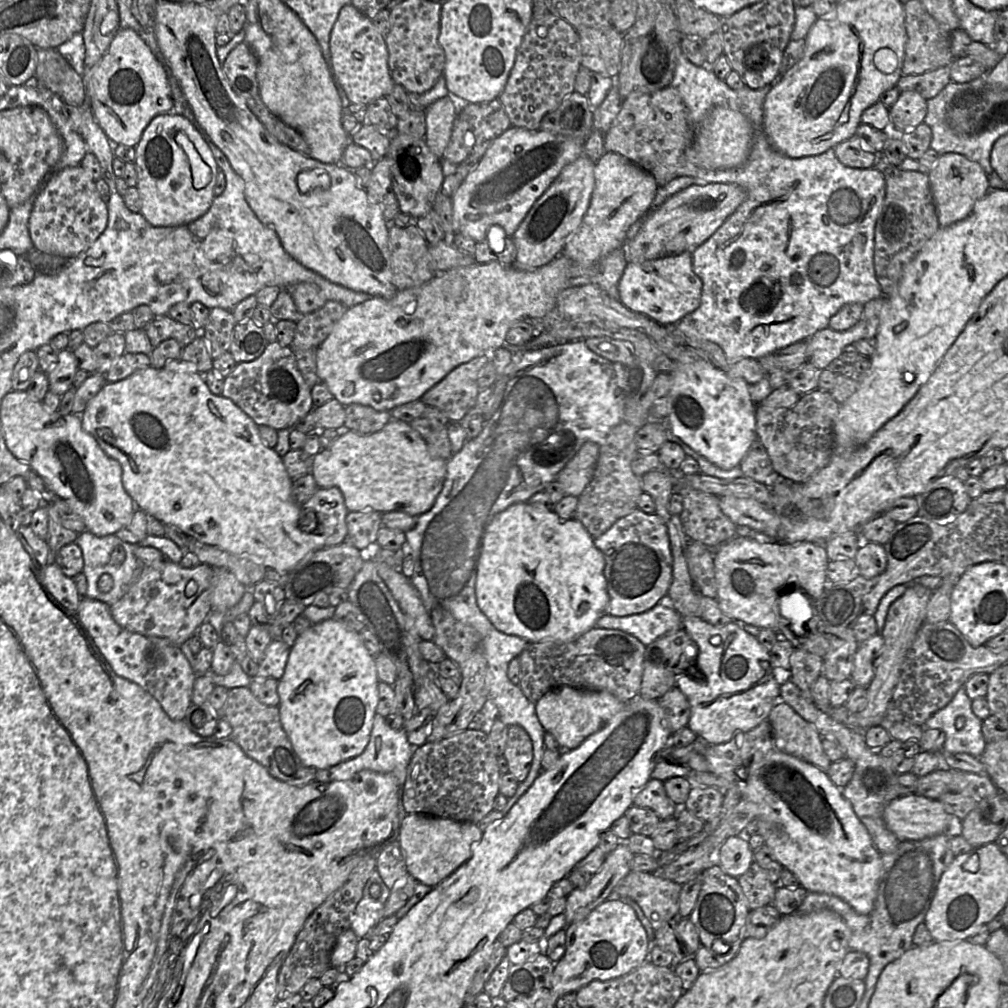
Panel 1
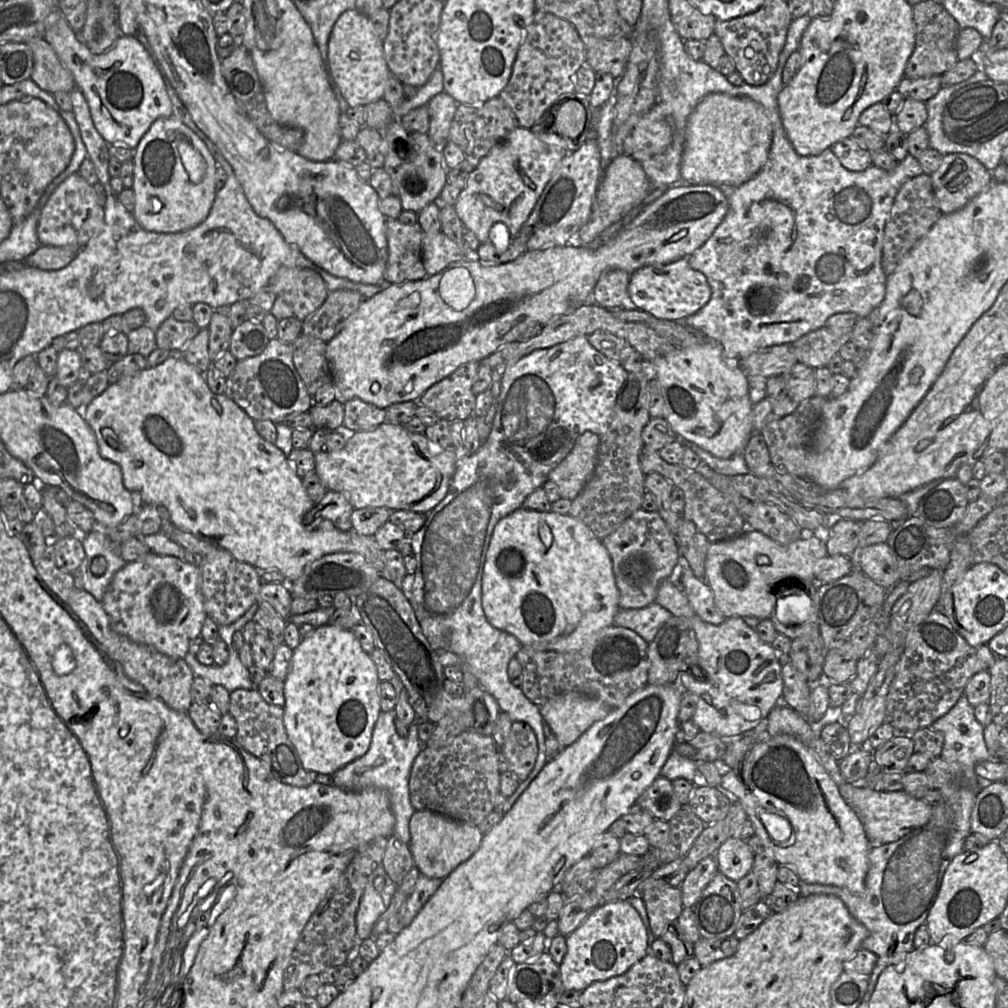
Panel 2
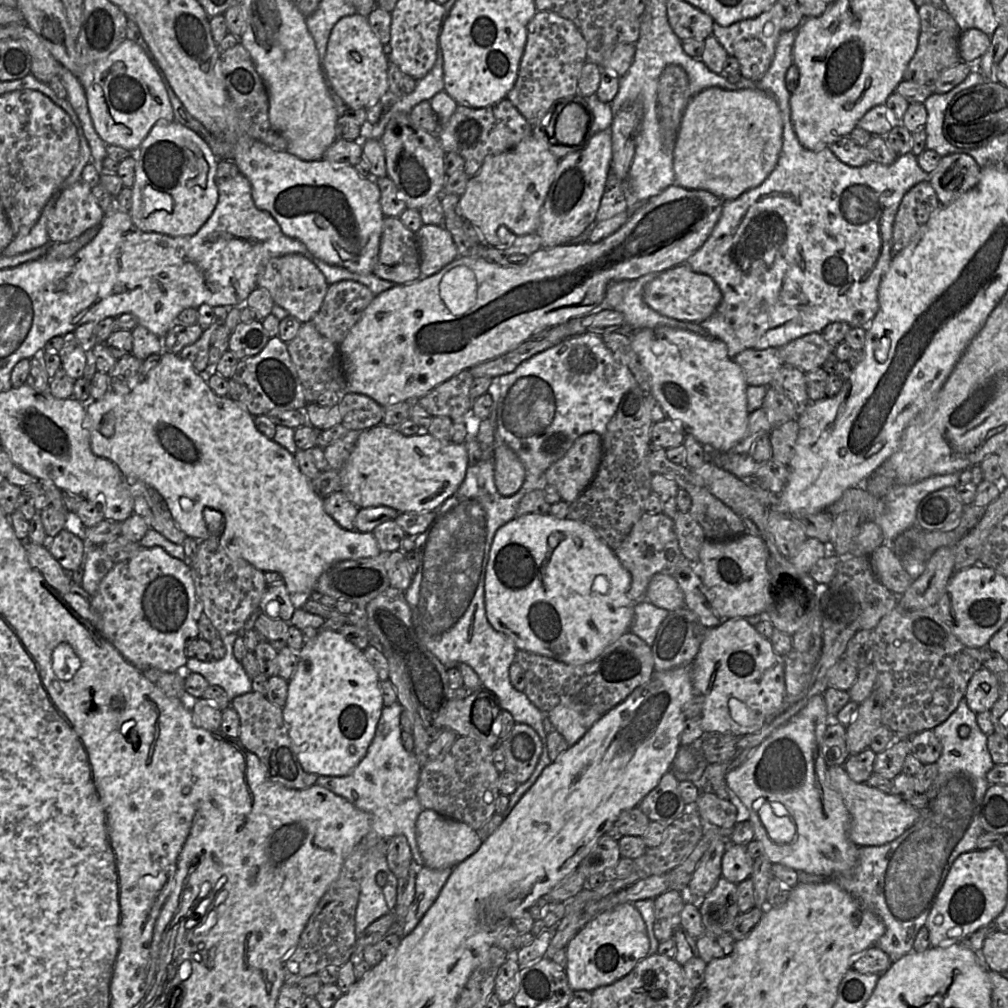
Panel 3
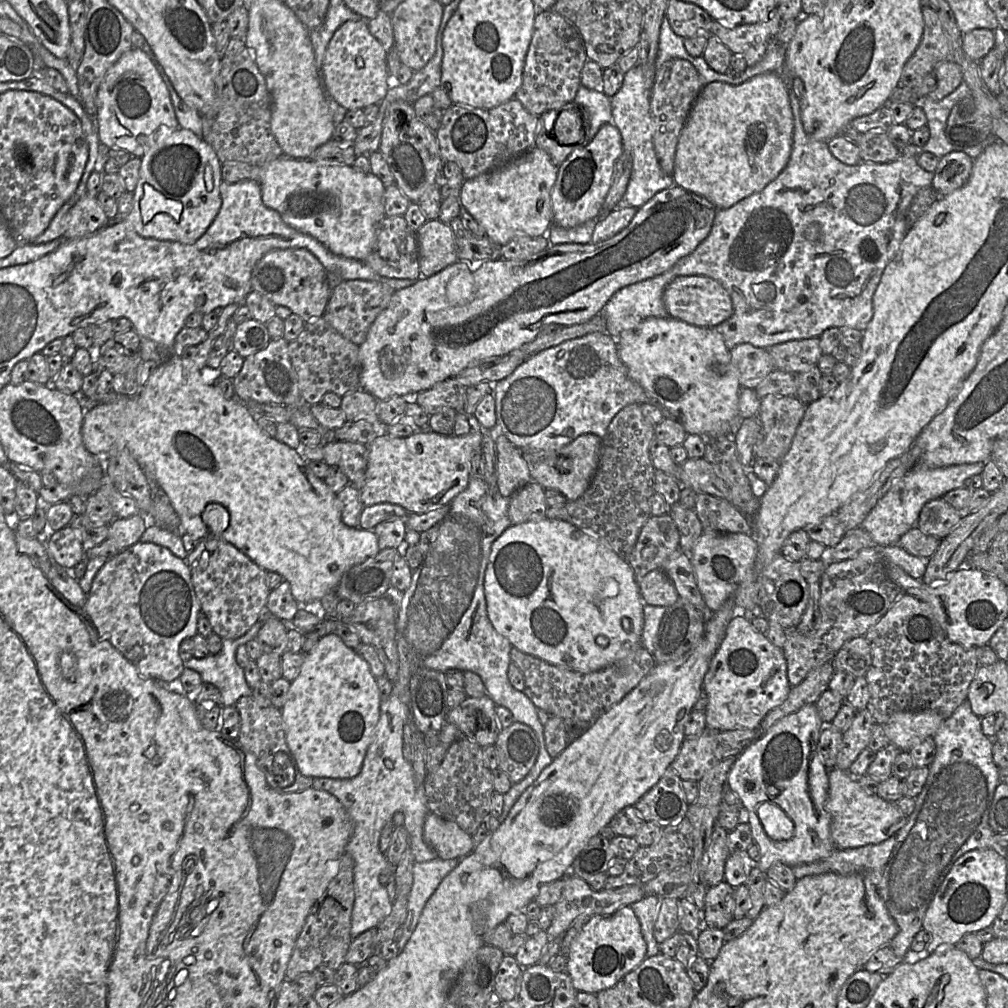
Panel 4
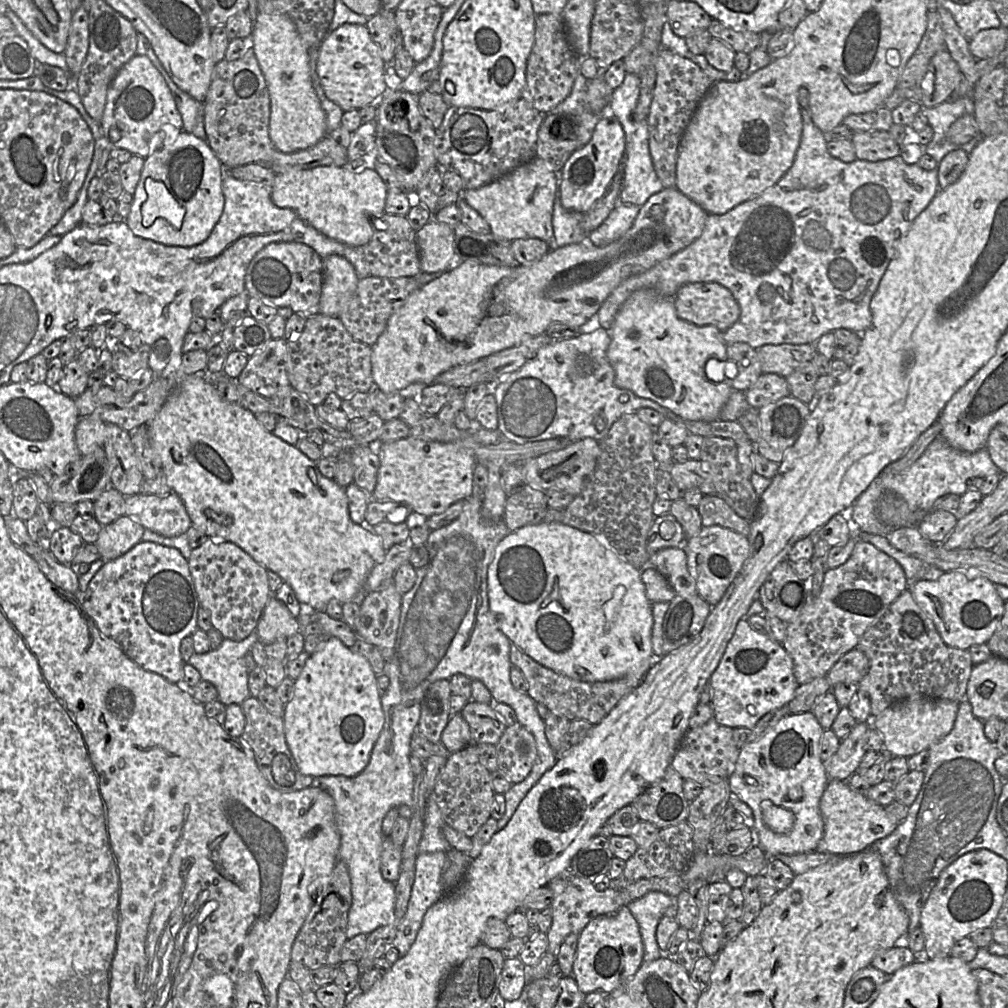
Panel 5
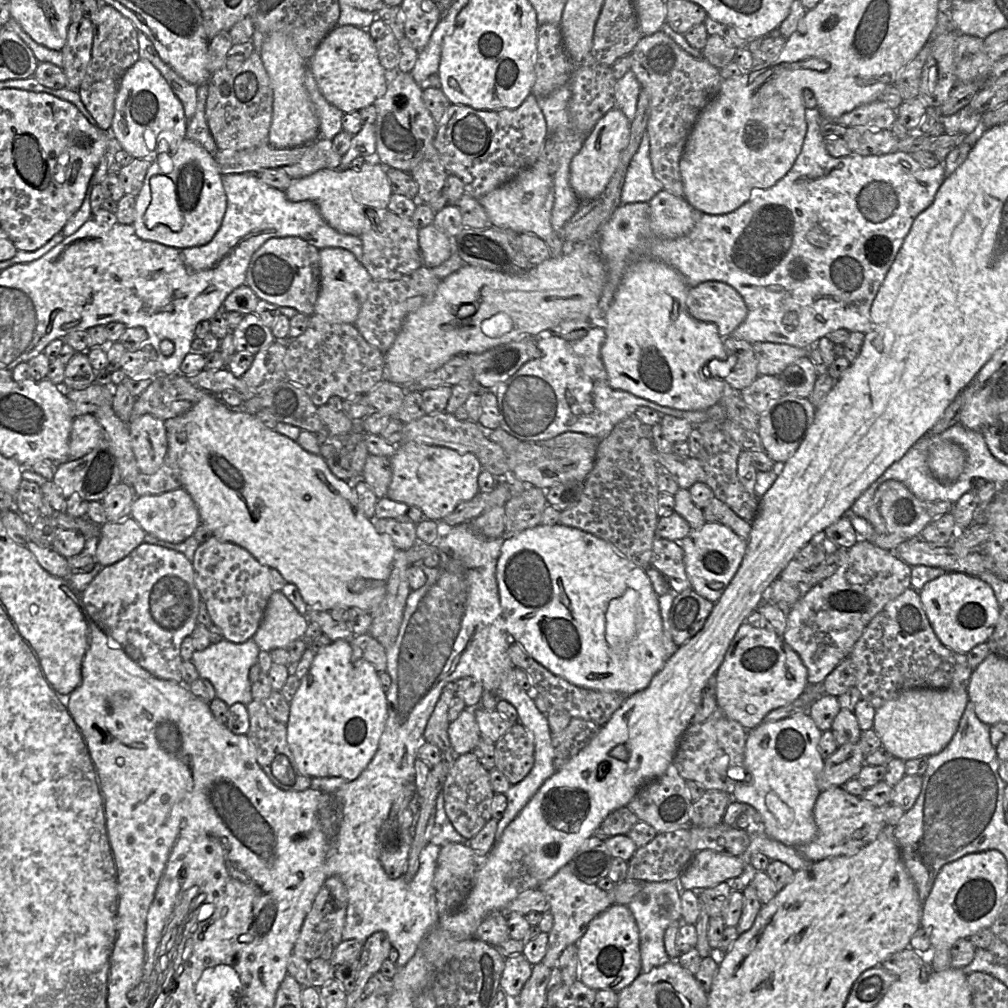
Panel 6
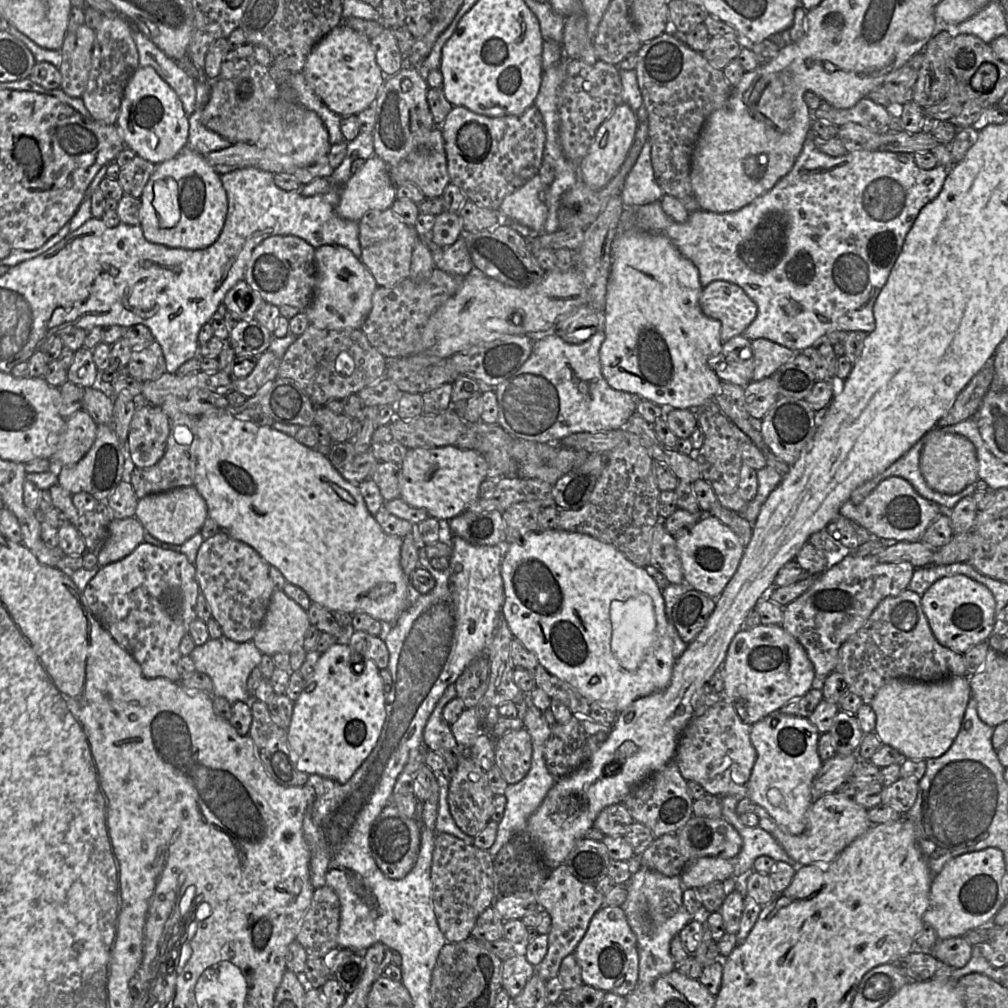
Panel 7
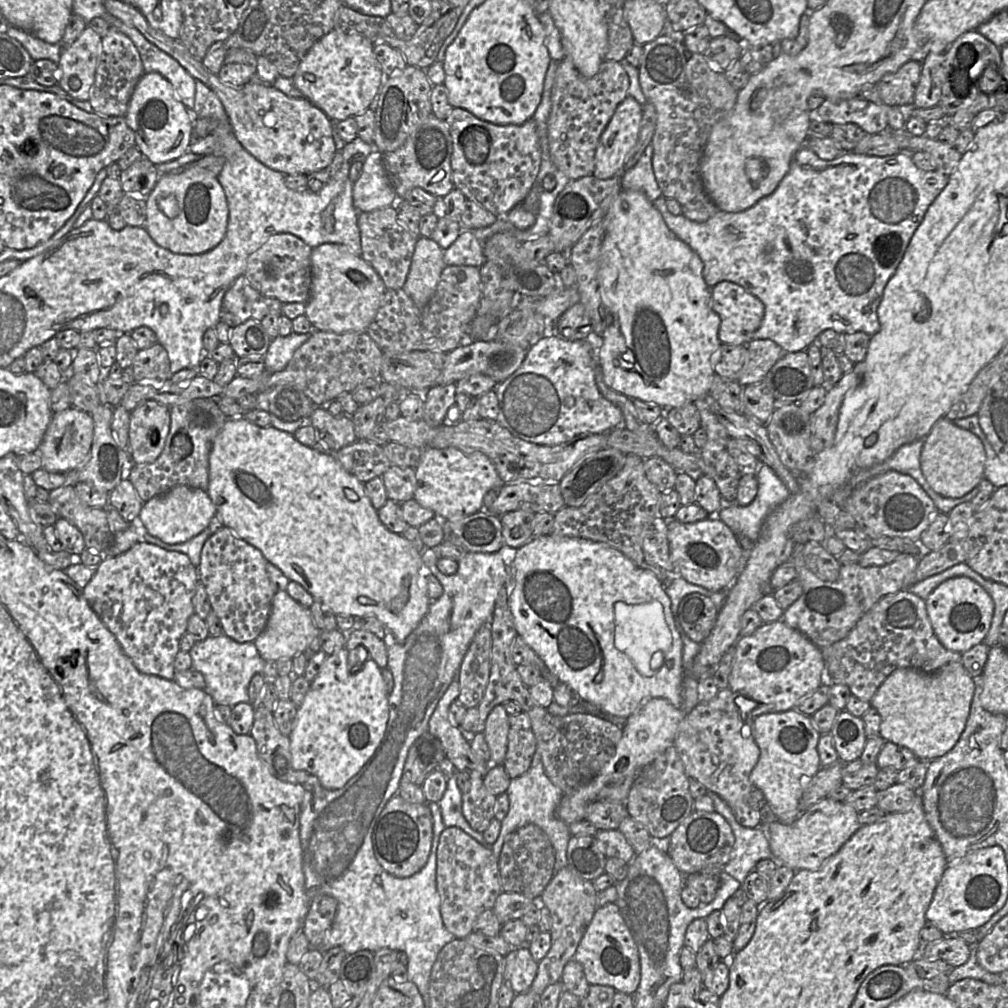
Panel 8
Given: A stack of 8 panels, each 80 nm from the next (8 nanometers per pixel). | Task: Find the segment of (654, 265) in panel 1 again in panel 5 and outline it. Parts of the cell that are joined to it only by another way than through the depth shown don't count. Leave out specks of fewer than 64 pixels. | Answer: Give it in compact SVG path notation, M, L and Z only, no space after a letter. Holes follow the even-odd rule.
M716 282L682 285L673 297L677 315L697 326L712 325L726 331L740 317L740 307L731 291Z

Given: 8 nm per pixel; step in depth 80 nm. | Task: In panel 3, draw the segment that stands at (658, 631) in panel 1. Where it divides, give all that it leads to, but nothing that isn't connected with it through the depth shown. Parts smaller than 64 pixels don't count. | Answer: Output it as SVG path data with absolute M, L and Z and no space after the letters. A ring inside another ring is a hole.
M644 600L634 607L634 618L630 631L642 639L648 646L653 644L658 628L669 611Z

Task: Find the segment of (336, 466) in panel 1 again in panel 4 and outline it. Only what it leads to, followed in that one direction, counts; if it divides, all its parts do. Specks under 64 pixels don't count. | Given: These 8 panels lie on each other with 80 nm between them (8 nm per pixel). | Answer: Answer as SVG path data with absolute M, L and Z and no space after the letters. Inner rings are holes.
M428 429L399 438L383 431L368 446L366 481L360 490L365 506L397 504L409 513L424 514L450 504L463 492L471 477L472 456L481 450L483 431L473 430L465 436L444 436Z

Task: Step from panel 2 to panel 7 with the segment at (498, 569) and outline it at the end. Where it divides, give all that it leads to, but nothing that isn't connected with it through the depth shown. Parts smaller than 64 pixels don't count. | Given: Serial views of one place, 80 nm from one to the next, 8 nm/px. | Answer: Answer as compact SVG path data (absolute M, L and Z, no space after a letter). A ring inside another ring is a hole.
M549 529L529 533L520 541L511 543L501 562L501 577L504 588L504 616L514 639L521 642L539 663L553 676L571 685L584 697L598 702L601 706L621 713L636 699L665 689L672 677L676 658L673 655L673 642L667 632L668 620L665 614L665 601L662 589L643 567L636 566L615 547L596 538L577 532Z

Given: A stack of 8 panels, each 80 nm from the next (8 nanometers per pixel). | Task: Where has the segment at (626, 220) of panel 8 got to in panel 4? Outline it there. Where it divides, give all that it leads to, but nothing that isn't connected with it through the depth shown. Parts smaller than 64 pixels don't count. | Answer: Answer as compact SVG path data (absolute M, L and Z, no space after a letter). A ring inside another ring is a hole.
M650 317L634 328L621 332L615 339L619 357L627 367L630 378L666 406L688 434L735 437L741 424L739 372L731 360L722 335L715 327L698 327L673 317ZM719 366L724 369L723 372L718 370Z

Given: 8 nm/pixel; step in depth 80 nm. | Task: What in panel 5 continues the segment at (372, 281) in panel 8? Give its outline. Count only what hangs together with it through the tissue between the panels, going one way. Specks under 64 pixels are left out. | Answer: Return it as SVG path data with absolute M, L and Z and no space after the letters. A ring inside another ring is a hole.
M339 255L323 259L323 286L319 313L338 318L357 289L359 278L352 264Z

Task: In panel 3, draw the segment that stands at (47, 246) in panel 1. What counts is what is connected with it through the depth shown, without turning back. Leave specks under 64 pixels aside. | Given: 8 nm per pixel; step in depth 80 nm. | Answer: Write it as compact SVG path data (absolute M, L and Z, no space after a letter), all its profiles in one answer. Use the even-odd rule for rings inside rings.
M83 180L64 188L47 222L50 243L69 242L101 223L105 212Z

